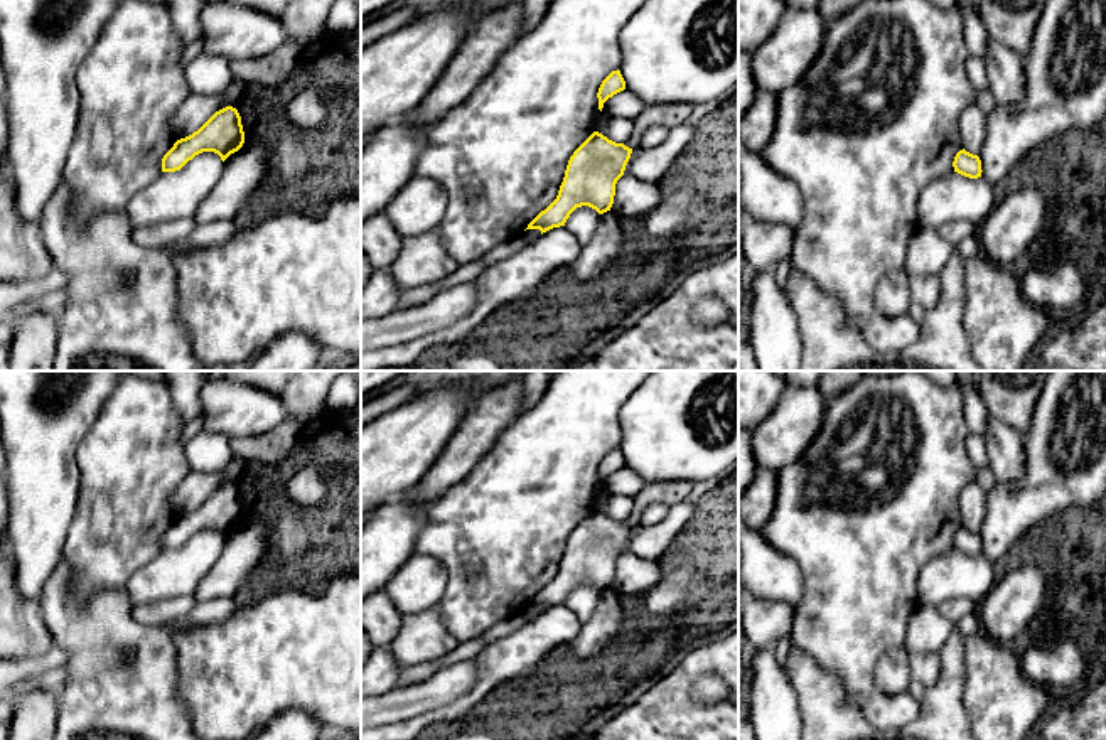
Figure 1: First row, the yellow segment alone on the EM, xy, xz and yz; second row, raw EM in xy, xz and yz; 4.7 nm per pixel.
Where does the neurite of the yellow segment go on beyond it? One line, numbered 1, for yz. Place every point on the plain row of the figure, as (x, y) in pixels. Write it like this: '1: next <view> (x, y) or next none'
1: next none

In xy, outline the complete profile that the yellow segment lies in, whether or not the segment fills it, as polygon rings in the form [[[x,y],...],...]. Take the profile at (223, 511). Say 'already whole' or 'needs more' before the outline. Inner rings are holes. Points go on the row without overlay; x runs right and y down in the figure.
already whole; [[[226,484],[216,489],[197,509],[180,516],[162,536],[162,550],[180,548],[202,529],[214,529],[224,539],[244,521],[241,494],[236,485]]]

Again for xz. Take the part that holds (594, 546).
already whole; [[[593,509],[570,534],[556,576],[541,588],[526,607],[541,612],[565,603],[570,592],[582,583],[599,592],[610,588],[615,561],[624,553],[632,526]]]

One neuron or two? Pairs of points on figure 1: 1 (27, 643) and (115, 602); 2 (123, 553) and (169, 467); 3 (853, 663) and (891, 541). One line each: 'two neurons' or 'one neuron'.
1: two neurons
2: one neuron
3: one neuron

